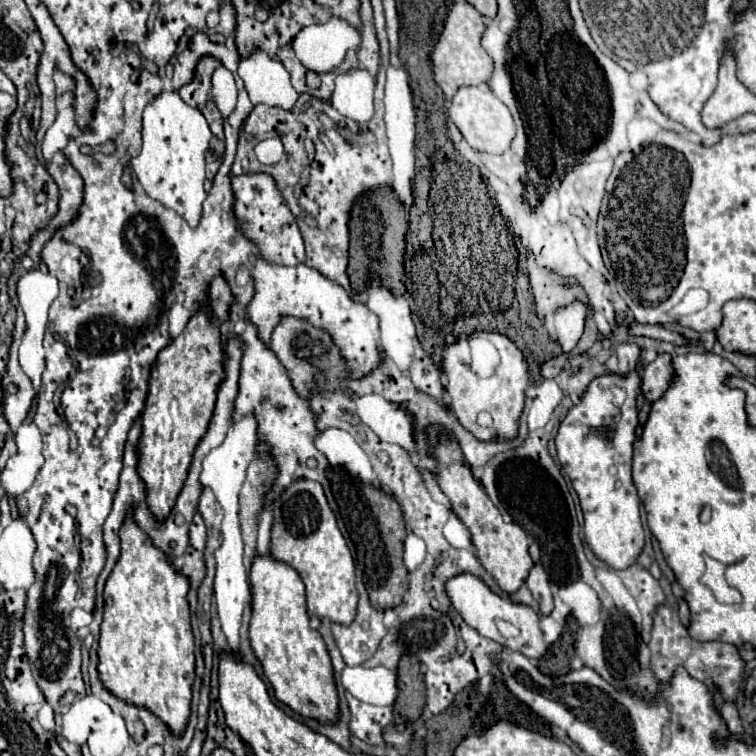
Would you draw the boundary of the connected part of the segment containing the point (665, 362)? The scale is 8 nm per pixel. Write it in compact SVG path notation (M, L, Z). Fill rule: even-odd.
M659 353L653 363L649 363L643 369L643 383L641 383L641 393L643 397L653 403L657 401L667 389L671 381L673 369L671 369L671 355L669 353Z

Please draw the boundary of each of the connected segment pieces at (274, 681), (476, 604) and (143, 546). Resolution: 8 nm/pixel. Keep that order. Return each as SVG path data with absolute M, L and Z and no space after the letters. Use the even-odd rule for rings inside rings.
M255 557L251 567L251 595L253 617L249 625L249 639L275 697L301 717L315 719L323 725L337 723L339 697L333 679L333 665L319 631L309 629L301 577L295 569L271 557Z
M457 573L453 575L451 579L445 581L445 591L447 591L447 597L451 601L451 605L455 607L455 611L463 617L463 621L473 627L479 635L487 637L487 639L493 639L513 651L519 651L523 653L525 657L533 657L533 659L539 659L545 651L547 651L547 643L543 641L543 633L539 629L539 615L529 607L529 605L521 605L521 603L513 603L511 599L505 599L505 597L499 597L497 593L493 593L487 583L483 579L479 579L477 575L471 575L471 573ZM497 619L513 625L519 629L519 633L513 637L513 639L507 639L499 633L499 627L497 627Z
M131 517L125 519L121 531L121 555L105 583L105 615L99 637L99 679L103 687L117 699L149 709L161 723L167 725L173 737L183 735L191 711L191 685L195 679L193 633L189 623L187 589L189 581L173 569L161 551L151 545L151 539L135 525Z

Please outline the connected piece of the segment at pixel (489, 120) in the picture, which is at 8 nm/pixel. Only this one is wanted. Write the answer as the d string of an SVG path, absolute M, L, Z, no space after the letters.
M485 85L461 87L451 99L451 107L447 109L447 115L457 125L463 139L477 151L499 155L509 149L509 143L515 137L515 123L509 109Z

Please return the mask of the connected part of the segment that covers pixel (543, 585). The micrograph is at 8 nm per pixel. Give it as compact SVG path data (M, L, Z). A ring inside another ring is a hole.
M535 563L529 571L529 577L527 577L527 587L531 589L533 597L539 601L541 605L541 611L545 615L551 613L553 609L553 597L551 597L551 585L549 585L549 577L543 569L541 563Z

